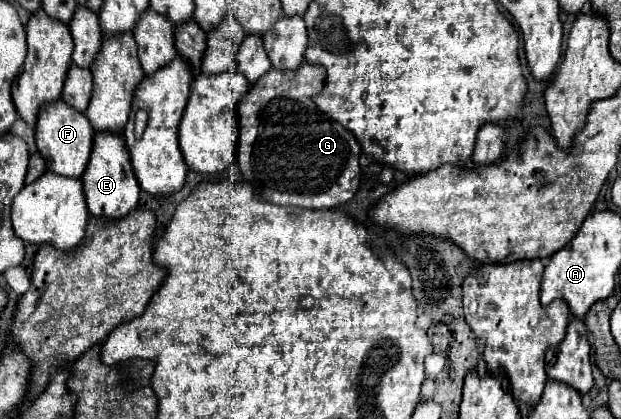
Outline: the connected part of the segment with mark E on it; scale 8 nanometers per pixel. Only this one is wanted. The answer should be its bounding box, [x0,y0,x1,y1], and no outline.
[82,135,140,219]

